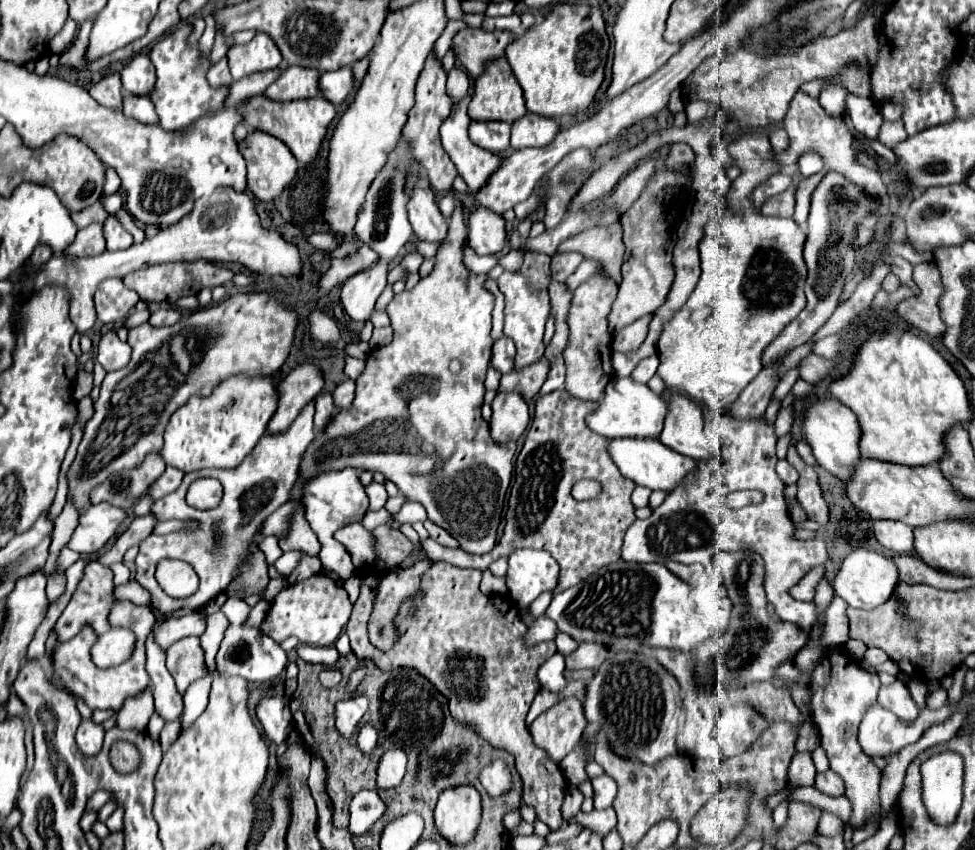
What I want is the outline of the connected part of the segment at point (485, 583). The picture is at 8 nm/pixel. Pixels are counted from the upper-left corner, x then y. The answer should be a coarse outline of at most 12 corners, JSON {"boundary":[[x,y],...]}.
{"boundary":[[483,572],[479,588],[483,594],[505,594],[505,578]]}

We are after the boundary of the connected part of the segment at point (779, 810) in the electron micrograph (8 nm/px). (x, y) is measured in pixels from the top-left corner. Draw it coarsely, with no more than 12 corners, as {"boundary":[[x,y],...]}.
{"boundary":[[781,802],[773,812],[773,822],[783,828],[787,822],[788,803]]}

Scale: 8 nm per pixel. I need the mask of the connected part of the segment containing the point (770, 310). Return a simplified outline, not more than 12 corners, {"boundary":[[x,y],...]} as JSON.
{"boundary":[[737,136],[727,212],[663,324],[665,386],[723,412],[805,308],[805,232],[751,194],[781,172]]}

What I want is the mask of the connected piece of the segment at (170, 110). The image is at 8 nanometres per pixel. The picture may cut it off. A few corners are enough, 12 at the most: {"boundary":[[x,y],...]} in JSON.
{"boundary":[[189,22],[151,48],[149,98],[165,130],[219,112],[211,62],[189,42]]}

